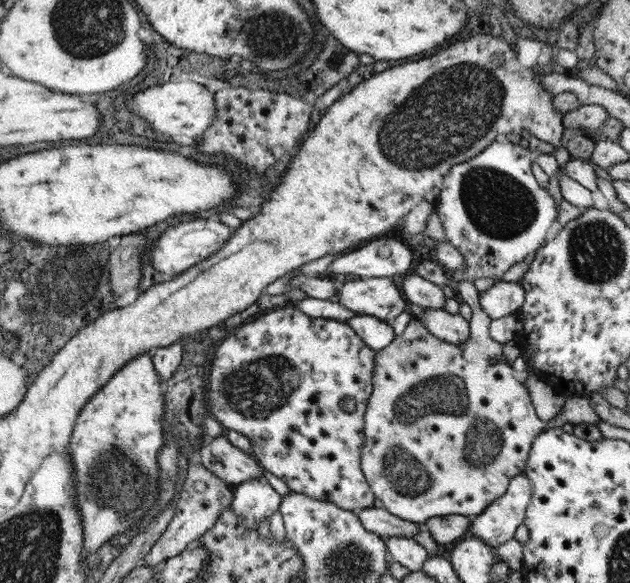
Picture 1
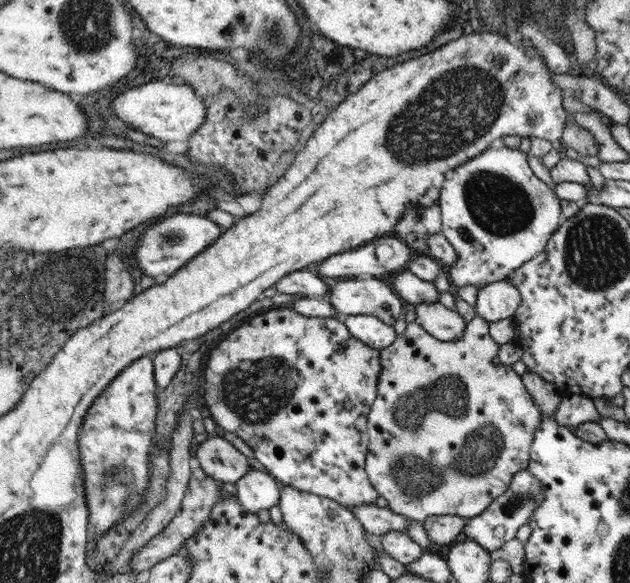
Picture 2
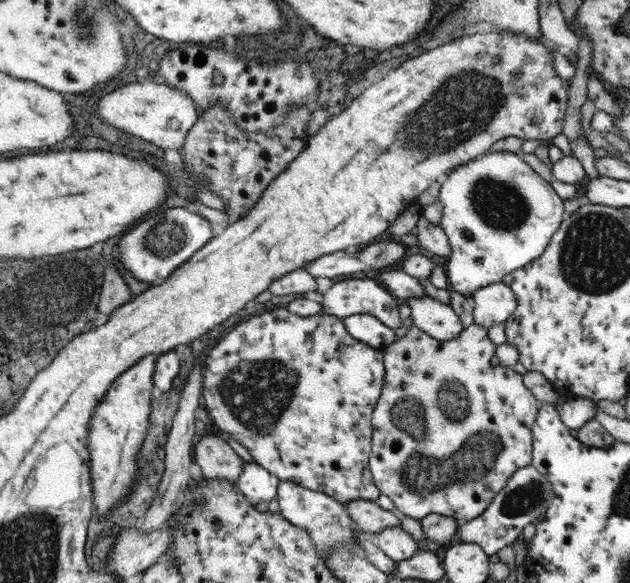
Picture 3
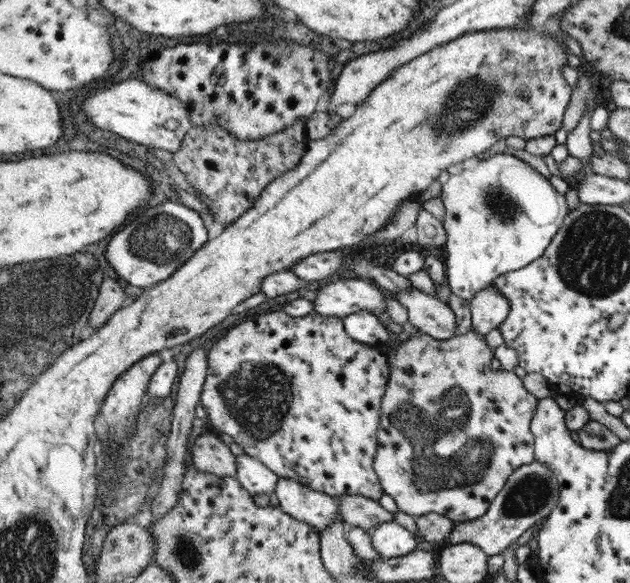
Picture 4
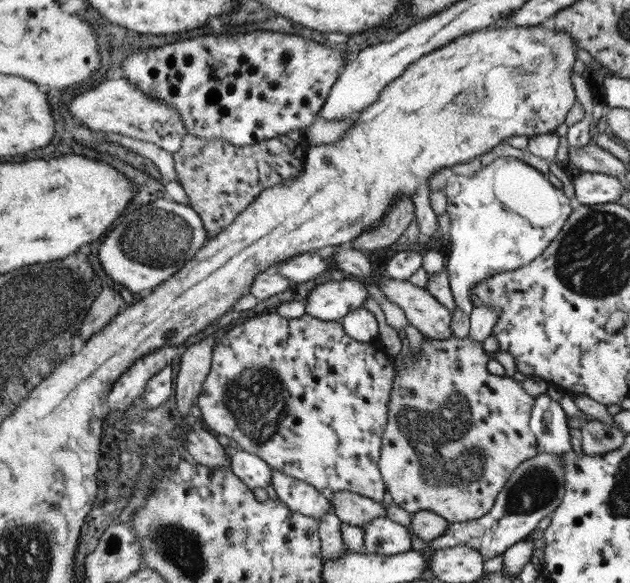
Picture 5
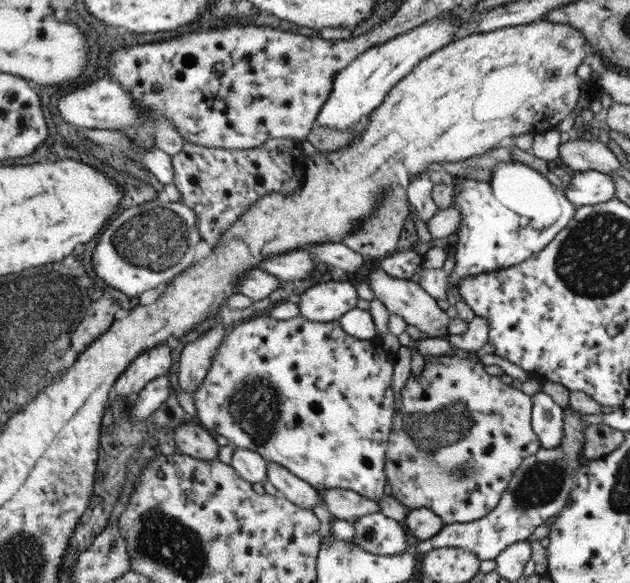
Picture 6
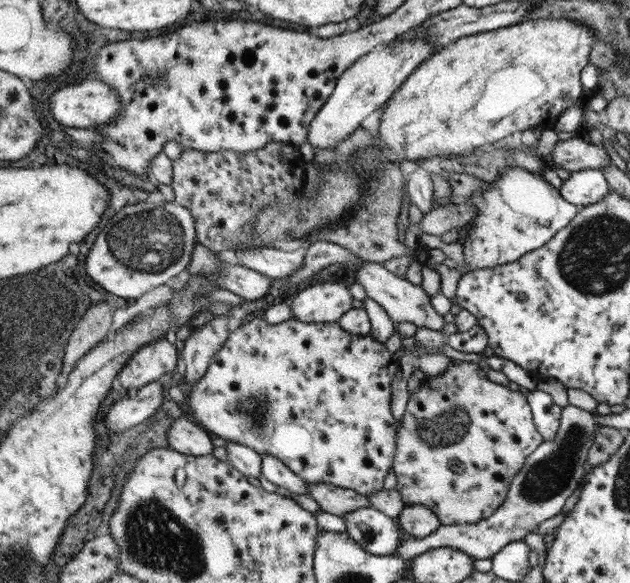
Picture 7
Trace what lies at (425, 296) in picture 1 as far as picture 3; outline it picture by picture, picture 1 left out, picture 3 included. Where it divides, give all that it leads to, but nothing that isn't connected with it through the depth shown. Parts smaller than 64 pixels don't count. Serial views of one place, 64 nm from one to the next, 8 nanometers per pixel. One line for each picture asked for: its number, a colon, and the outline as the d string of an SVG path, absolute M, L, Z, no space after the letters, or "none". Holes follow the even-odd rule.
2: M401 270L399 274L391 274L389 282L393 286L393 292L403 300L403 304L419 306L419 304L439 302L439 292L433 286L433 282L425 282L407 270Z
3: M389 268L379 272L381 286L399 302L409 300L409 298L423 298L427 296L427 288L419 284L417 278L401 272L399 268Z

